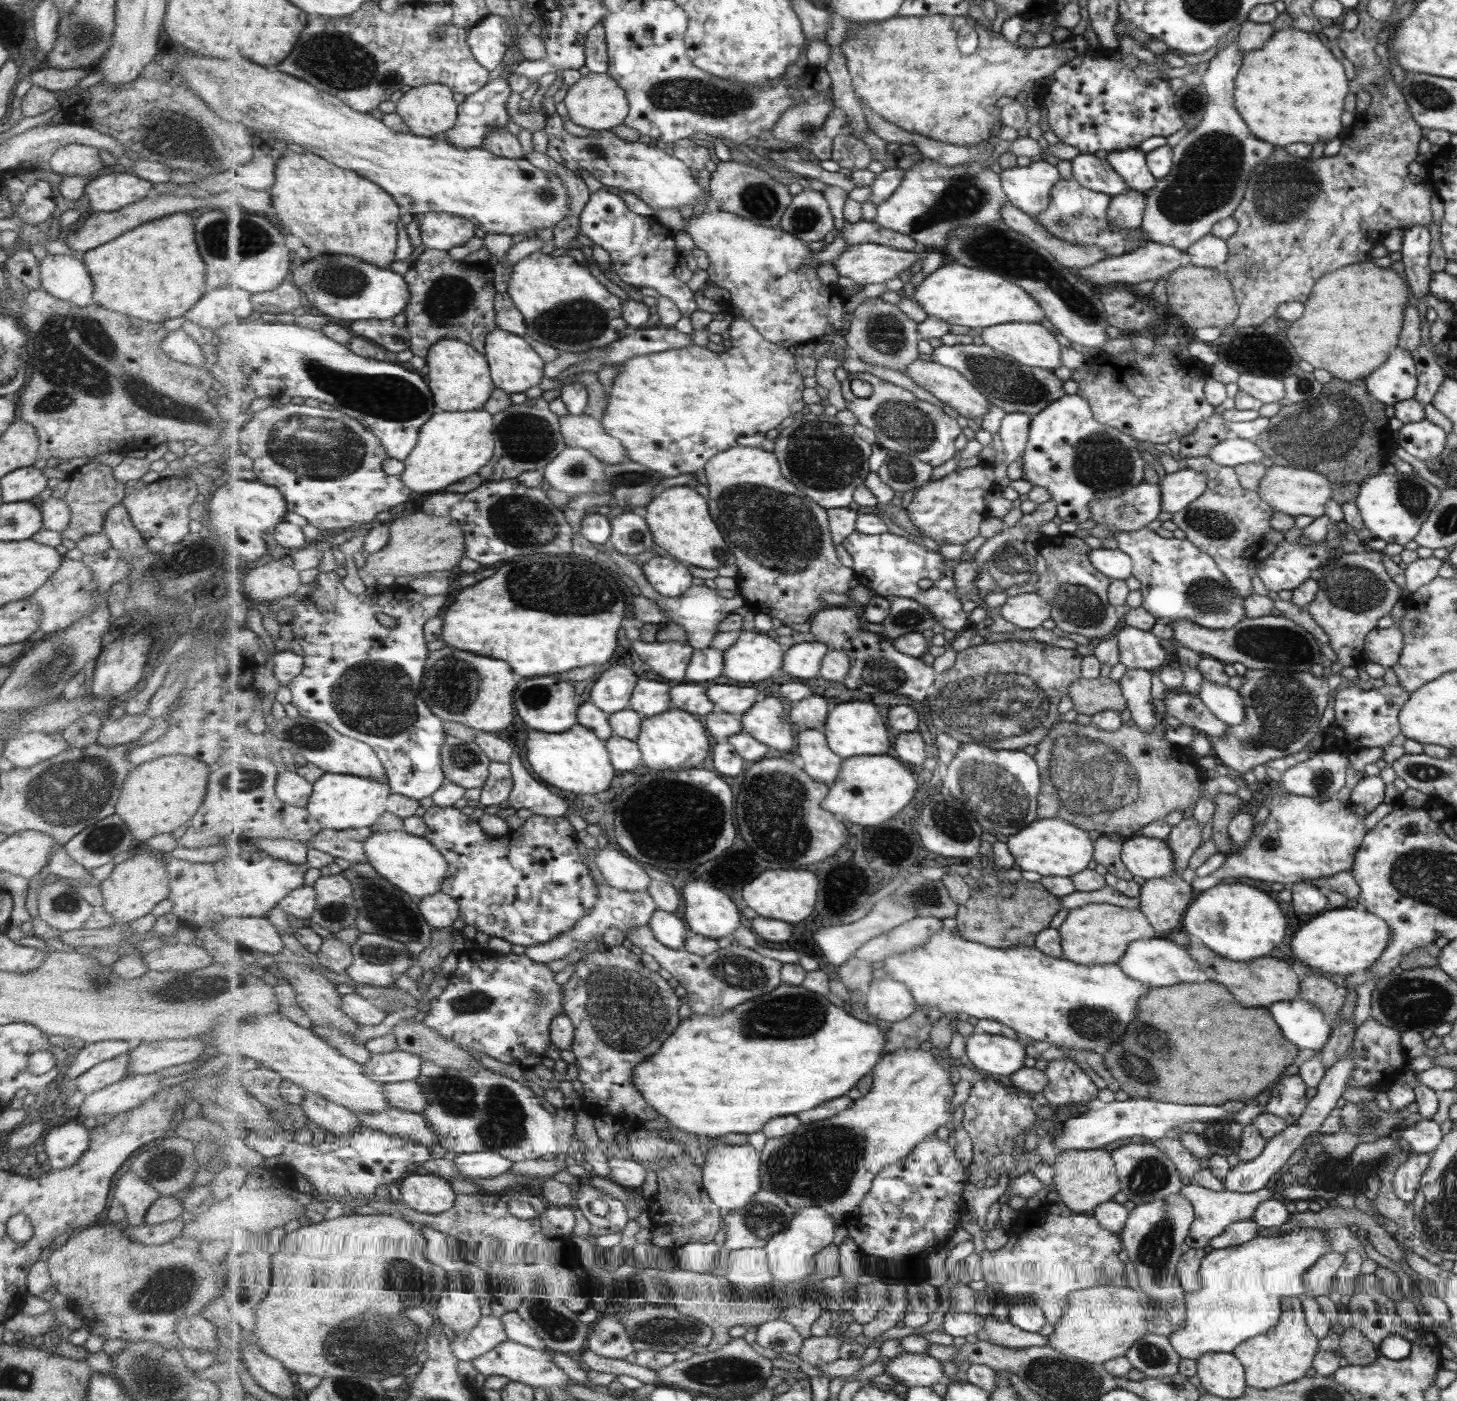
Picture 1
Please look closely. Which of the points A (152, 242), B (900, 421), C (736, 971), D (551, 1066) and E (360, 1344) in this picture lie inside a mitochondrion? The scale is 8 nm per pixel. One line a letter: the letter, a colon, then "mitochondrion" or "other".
A: other
B: mitochondrion
C: mitochondrion
D: other
E: mitochondrion

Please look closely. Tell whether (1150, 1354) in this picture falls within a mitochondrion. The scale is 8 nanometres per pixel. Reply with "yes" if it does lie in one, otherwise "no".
yes

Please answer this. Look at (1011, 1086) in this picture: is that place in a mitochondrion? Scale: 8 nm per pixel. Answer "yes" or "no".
no

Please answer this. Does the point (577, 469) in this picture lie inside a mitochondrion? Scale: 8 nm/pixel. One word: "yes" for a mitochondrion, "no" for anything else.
yes

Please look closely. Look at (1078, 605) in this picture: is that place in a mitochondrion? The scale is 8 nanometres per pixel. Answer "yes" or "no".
yes

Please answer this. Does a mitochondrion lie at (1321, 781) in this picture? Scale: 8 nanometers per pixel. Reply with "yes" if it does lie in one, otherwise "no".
yes

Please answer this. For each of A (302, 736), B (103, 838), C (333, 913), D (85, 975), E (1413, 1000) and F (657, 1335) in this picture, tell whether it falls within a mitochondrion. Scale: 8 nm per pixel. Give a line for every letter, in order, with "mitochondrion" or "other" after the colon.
A: mitochondrion
B: mitochondrion
C: mitochondrion
D: mitochondrion
E: mitochondrion
F: mitochondrion

